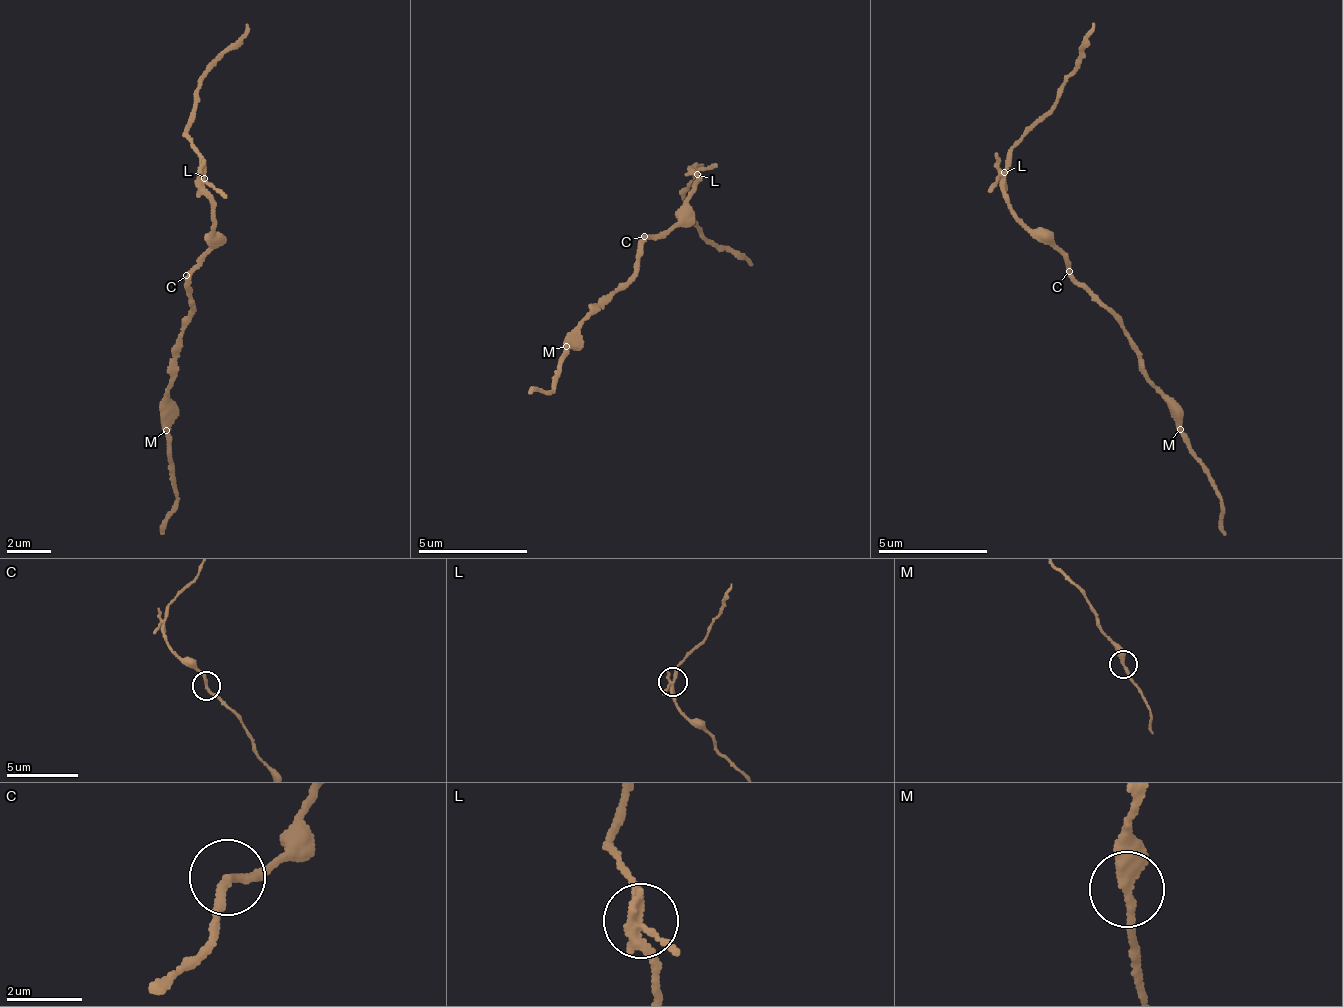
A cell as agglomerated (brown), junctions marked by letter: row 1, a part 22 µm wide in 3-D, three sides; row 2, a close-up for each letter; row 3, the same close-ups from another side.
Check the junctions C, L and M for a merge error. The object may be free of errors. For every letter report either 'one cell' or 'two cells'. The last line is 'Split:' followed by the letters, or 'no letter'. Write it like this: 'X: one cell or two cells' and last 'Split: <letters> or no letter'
C: one cell
L: two cells
M: one cell
Split: L

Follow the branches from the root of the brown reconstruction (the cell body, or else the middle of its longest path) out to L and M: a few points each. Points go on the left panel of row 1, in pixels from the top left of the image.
L: (192, 275), (192, 270), (210, 249), (207, 238), (216, 228), (212, 195), (205, 190), (205, 179)
M: (192, 275), (189, 286), (194, 307), (177, 333), (173, 349), (175, 382), (167, 392), (166, 430)

